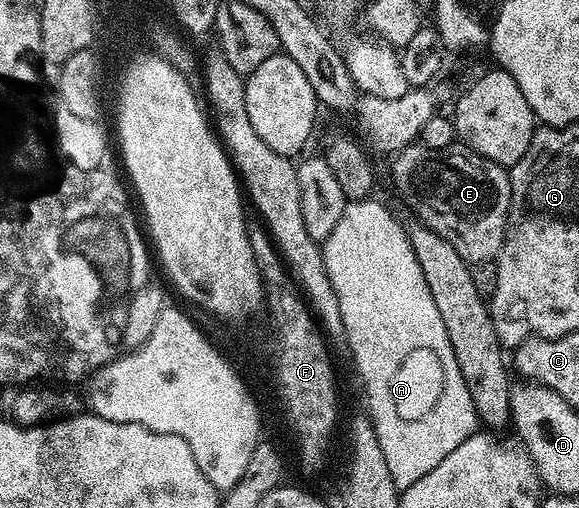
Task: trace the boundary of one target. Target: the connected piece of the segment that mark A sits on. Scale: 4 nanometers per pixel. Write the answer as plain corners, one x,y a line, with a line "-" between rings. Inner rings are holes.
376,199
366,201
348,201
337,227
333,227
333,235
322,242
323,262
329,275
329,283
337,295
337,307
341,307
341,323
345,334
345,342
351,348
351,357
355,360
355,369
363,380
363,389
367,392
369,416
375,427
375,434
381,443
381,455
385,455
385,463
389,463
389,475
395,477
395,488
402,491
413,487
421,475
429,475
449,451
461,447
465,439
469,439
477,431
480,424
477,411
473,407
473,399
469,399
469,387
465,387
465,379
461,379
461,367
457,367
457,355
453,355
453,343
449,343
449,331
445,331
445,322
441,319
441,311
437,311
437,303
433,303
433,295
429,295
429,283
425,283
425,275
421,275
421,263
417,263
417,255
413,255
413,247
407,238
406,228

